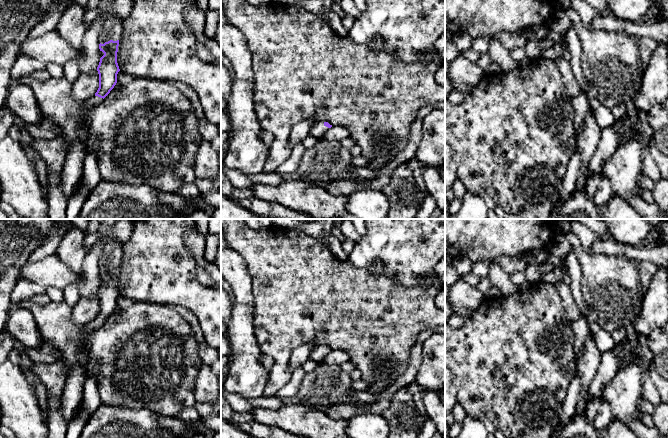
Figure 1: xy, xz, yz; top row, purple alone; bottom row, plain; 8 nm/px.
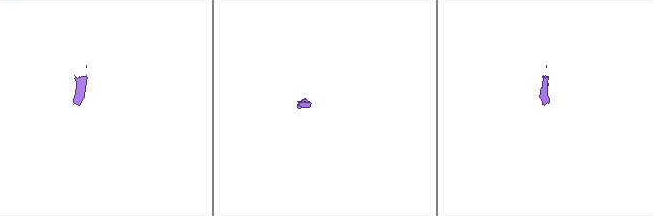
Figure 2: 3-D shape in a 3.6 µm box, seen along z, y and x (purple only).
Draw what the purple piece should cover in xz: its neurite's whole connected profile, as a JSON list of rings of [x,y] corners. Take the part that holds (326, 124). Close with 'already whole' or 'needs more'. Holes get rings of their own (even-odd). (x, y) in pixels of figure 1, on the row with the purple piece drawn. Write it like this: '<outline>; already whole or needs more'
[[[315,121],[309,135],[315,137],[316,139],[322,138],[324,134],[328,131],[328,129],[331,127],[332,125],[330,125],[328,122]]]; needs more

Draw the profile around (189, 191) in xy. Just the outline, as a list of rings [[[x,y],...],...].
[[[194,182],[184,184],[175,194],[189,201],[201,195]]]

